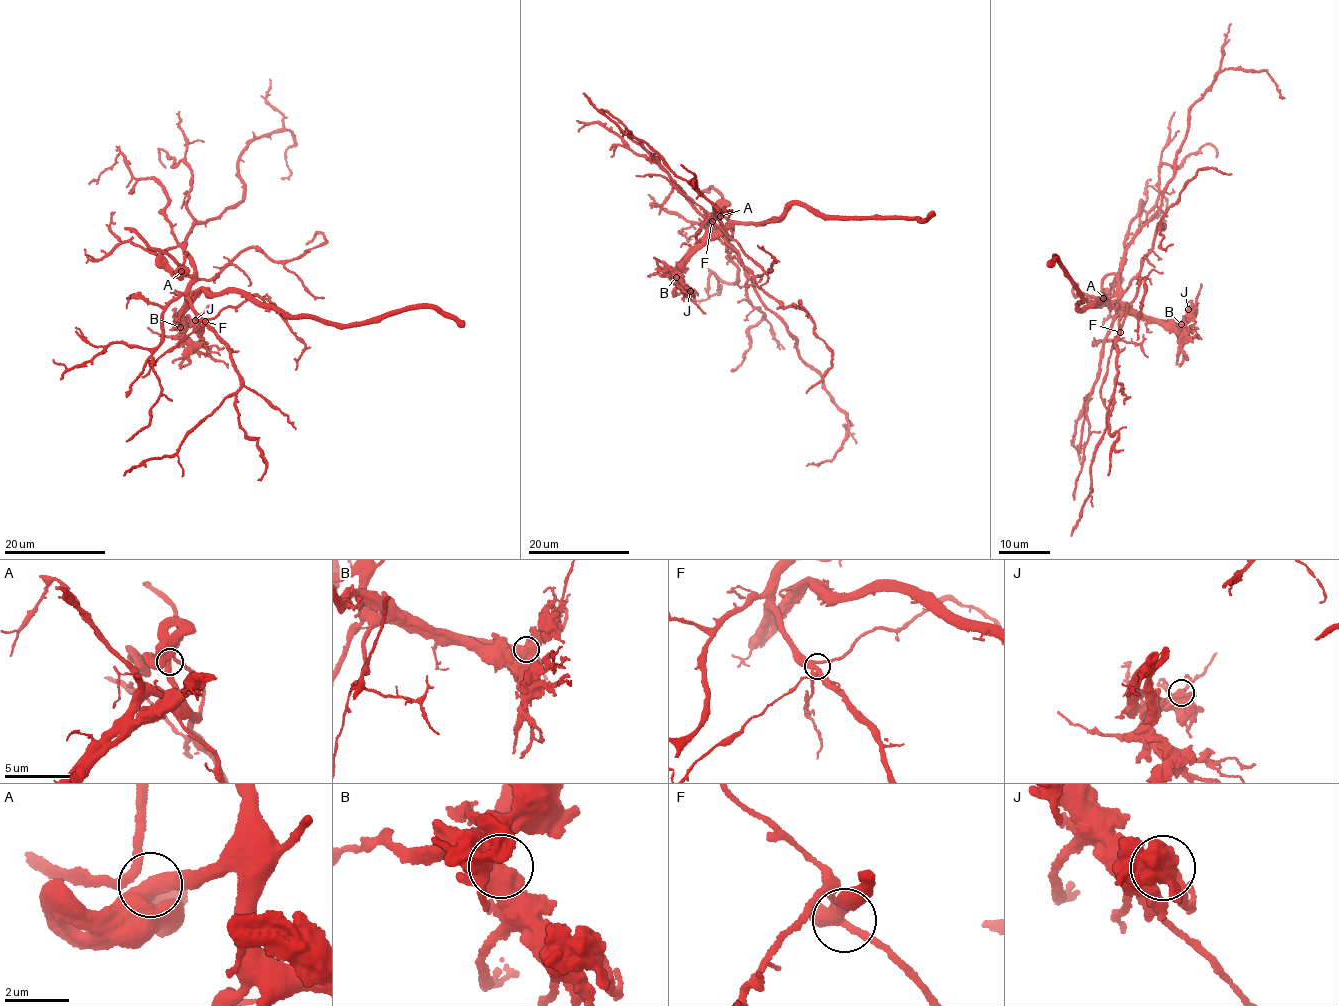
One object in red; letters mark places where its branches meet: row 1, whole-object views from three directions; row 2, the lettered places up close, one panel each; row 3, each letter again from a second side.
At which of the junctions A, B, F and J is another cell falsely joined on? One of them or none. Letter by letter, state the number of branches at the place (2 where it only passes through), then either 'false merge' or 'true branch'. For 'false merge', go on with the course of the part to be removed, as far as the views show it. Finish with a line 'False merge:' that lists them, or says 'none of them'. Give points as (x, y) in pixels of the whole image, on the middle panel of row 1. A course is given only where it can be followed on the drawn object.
A: 4 branches meet; true branch
B: 4 branches meet; false merge; foreign part runs (676, 277), (685, 259), (725, 229), (770, 222), (793, 204), (808, 205), (833, 218), (927, 219), (933, 211)
F: 4 branches meet; true branch
J: 3 branches meet; true branch
False merge: B

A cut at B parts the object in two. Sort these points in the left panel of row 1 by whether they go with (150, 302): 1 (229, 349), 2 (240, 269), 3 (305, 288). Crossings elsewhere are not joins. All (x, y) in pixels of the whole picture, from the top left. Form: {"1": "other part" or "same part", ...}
{"1": "same part", "2": "same part", "3": "same part"}

